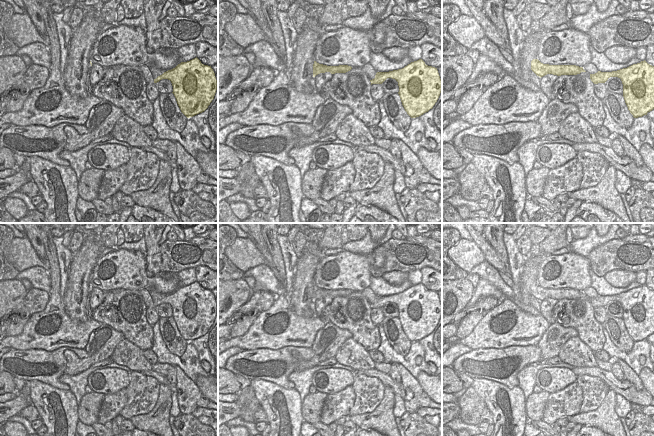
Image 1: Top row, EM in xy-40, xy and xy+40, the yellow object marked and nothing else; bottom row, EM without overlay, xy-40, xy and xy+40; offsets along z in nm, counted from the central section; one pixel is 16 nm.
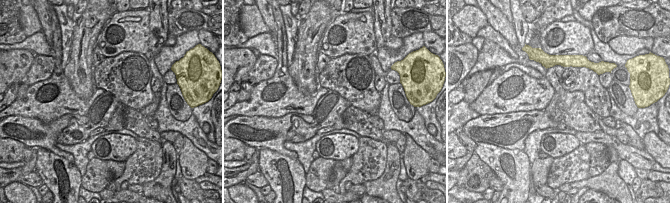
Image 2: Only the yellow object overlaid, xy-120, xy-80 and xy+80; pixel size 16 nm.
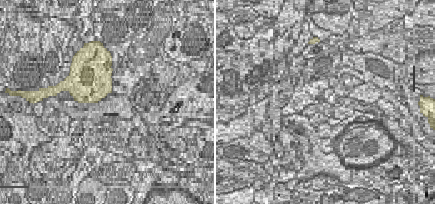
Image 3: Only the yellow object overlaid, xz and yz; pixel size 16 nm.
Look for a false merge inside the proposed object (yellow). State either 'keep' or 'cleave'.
keep

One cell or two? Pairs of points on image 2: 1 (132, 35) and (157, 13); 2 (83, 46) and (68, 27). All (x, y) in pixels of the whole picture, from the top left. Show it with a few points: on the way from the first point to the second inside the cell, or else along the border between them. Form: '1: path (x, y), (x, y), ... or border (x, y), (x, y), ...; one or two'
1: border (149, 10), (148, 45); two
2: border (75, 22), (68, 55); two

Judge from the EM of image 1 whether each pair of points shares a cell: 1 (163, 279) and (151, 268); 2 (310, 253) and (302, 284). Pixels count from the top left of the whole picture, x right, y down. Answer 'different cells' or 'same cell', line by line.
1: different cells
2: same cell

